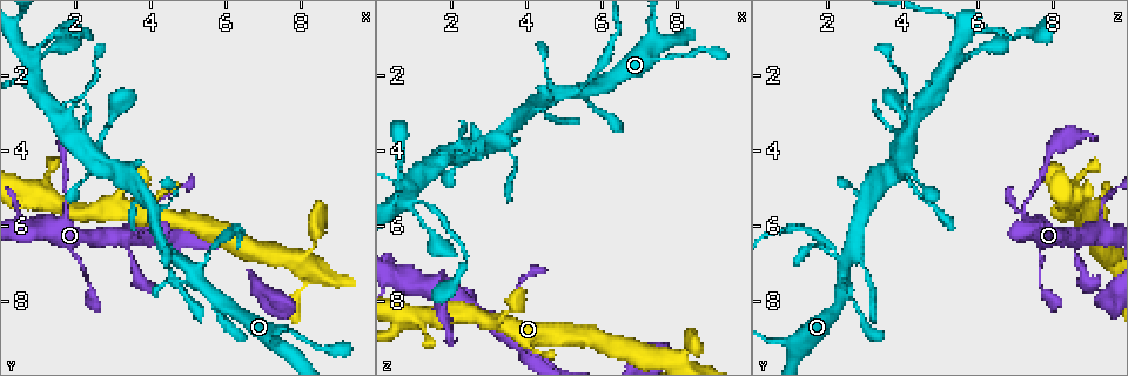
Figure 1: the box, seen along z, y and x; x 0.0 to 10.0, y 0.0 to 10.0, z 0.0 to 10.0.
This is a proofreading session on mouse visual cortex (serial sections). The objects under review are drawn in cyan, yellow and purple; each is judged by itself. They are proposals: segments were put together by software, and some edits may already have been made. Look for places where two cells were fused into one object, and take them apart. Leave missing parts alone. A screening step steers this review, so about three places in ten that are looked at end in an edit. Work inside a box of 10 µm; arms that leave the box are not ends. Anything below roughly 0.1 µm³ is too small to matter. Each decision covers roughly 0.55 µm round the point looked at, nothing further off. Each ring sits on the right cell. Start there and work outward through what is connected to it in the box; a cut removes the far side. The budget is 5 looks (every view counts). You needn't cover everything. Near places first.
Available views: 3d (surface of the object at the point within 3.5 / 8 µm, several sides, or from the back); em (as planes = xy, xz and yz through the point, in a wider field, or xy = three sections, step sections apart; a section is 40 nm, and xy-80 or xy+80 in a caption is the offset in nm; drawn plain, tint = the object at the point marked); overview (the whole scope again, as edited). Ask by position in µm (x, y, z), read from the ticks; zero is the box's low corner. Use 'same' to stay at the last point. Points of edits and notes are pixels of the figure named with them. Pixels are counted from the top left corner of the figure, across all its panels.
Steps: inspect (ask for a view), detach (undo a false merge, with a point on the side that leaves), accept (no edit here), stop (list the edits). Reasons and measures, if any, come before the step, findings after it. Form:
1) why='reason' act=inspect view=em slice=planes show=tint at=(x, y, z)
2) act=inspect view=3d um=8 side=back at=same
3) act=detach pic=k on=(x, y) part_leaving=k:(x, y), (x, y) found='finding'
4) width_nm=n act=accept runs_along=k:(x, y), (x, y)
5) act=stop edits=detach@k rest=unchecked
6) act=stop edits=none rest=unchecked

act=inspect view=3d um=3.5 at=(1.85, 5.40, 7.25)

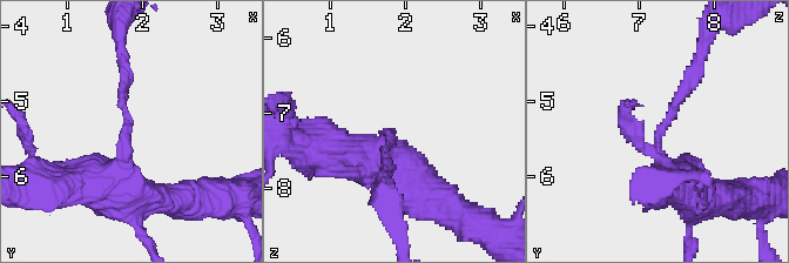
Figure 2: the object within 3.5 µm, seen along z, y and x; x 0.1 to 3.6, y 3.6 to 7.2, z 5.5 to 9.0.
act=inspect view=em slice=xy step=3 show=tint at=(1.80, 5.40, 7.30)

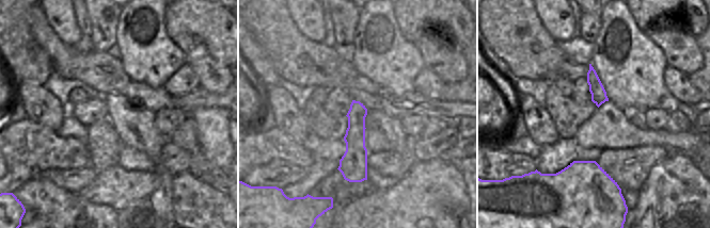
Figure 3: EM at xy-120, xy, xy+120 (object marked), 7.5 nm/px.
width_nm=160 act=accept runs_along=2:(130, 196), (113, 189), (127, 149), (123, 62) found='all the same cell'

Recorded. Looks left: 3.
why='a fork' act=inspect view=em slice=xy step=3 show=tint at=(5.15, 7.25, 2.50)

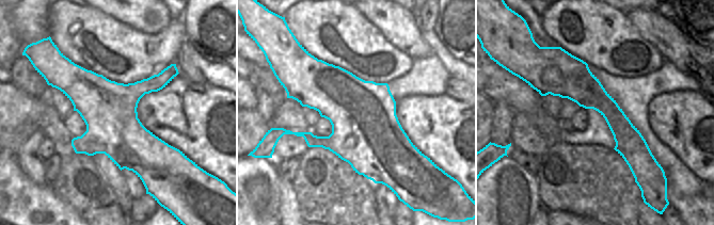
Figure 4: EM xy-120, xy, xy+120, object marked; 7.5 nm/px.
why='wider look' act=inspect view=3d um=3.5 at=same

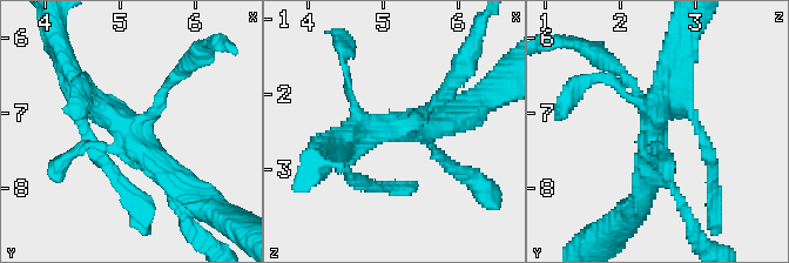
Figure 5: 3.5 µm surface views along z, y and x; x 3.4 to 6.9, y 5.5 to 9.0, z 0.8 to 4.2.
act=accept runs_along=5:(189, 194), (121, 122), (71, 82) found='all the same cell'

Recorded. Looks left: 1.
act=stop edits=none rest=unchecked

